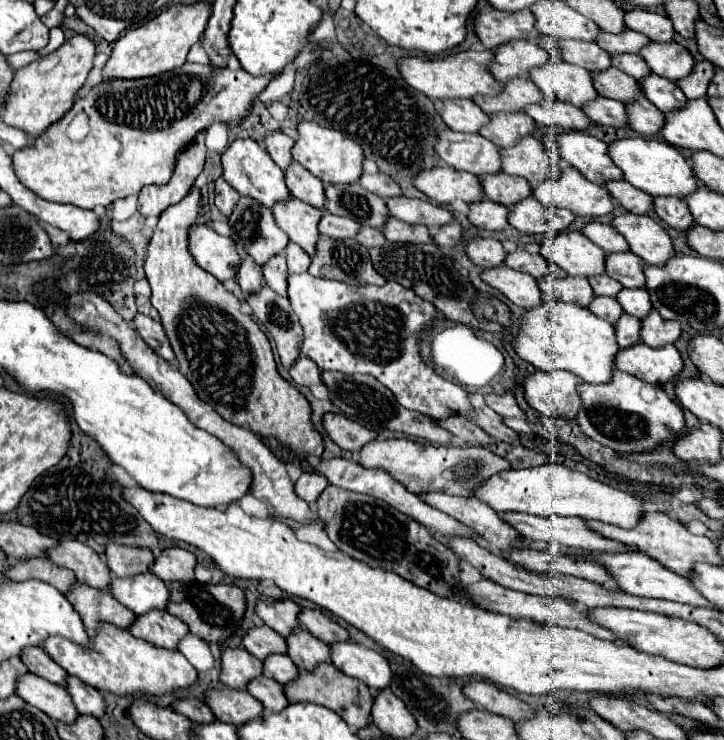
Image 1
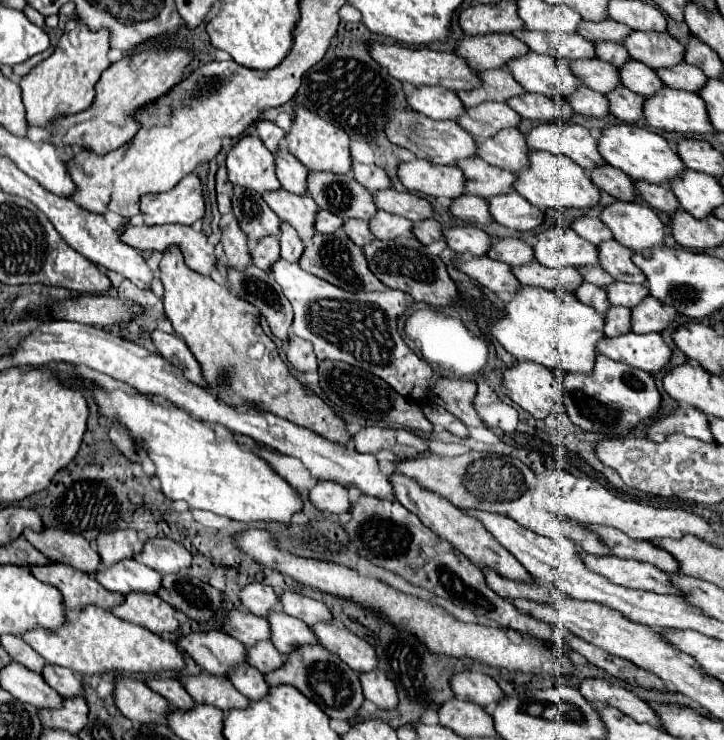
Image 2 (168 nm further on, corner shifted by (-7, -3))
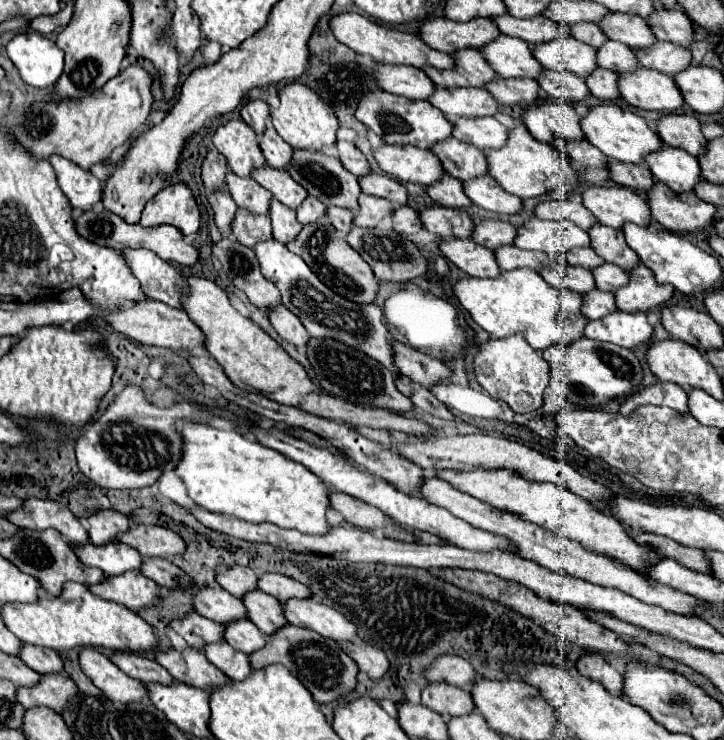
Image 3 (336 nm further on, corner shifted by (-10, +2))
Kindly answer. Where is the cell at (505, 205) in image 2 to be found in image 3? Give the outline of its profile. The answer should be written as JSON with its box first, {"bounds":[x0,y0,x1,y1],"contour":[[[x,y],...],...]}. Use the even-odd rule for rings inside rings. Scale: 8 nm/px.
{"bounds":[464,176,522,214],"contour":[[[482,176],[472,182],[464,182],[464,192],[476,206],[488,212],[498,212],[498,214],[522,212],[522,200],[500,188],[500,184],[492,176]]]}

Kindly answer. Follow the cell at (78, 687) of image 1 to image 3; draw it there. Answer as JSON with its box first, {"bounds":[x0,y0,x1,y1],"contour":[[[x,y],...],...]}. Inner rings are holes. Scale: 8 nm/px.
{"bounds":[18,644,64,674],"contour":[[[24,644],[18,656],[38,674],[60,674],[64,670],[64,662],[60,660],[60,656],[56,652],[48,652],[48,648],[36,648]]]}

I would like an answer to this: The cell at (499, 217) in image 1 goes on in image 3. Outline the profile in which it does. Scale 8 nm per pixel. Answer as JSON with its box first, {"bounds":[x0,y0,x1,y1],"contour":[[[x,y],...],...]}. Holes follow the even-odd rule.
{"bounds":[428,174,472,208],"contour":[[[448,174],[440,182],[428,188],[428,196],[436,204],[448,206],[448,208],[470,208],[472,206],[472,200],[468,200],[468,196],[464,194],[464,184]]]}

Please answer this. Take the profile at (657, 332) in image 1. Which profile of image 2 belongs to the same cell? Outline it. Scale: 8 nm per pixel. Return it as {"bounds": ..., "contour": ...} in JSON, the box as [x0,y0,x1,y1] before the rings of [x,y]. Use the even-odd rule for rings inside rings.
{"bounds":[631,295,677,333],"contour":[[[647,295],[641,305],[635,305],[631,309],[631,331],[635,333],[661,333],[671,319],[675,319],[677,311],[671,305],[665,305],[663,301],[657,301],[655,297]]]}

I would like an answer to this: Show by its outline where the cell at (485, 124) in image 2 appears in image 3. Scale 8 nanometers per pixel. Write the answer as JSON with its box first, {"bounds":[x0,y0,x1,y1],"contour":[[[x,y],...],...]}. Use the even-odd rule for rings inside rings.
{"bounds":[428,88,500,120],"contour":[[[436,88],[436,96],[432,96],[432,100],[428,100],[428,102],[432,102],[448,118],[454,118],[454,120],[458,120],[458,118],[494,116],[498,112],[498,108],[500,108],[496,98],[488,90],[484,90],[484,88],[480,88],[480,90],[478,88],[470,88],[470,90],[468,88],[458,88],[458,90],[454,90],[454,88]]]}

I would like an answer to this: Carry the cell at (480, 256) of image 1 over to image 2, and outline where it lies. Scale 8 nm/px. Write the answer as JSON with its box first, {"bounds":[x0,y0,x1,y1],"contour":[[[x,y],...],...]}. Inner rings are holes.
{"bounds":[443,225,491,257],"contour":[[[453,225],[449,229],[443,229],[443,237],[449,249],[465,257],[487,255],[489,245],[491,245],[489,235],[475,225],[461,225],[461,227]]]}

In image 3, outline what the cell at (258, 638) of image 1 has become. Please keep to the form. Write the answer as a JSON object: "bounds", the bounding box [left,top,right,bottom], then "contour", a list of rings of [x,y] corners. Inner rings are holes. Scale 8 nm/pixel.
{"bounds":[194,588,248,624],"contour":[[[200,588],[194,596],[194,608],[204,618],[210,618],[220,624],[230,624],[234,620],[246,620],[248,610],[244,602],[236,596],[232,596],[226,590],[212,590],[212,588]]]}

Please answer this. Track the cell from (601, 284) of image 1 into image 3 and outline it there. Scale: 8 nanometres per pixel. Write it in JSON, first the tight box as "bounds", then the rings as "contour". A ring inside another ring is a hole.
{"bounds":[564,248,604,270],"contour":[[[576,248],[574,252],[566,252],[564,260],[570,266],[582,266],[582,268],[588,268],[588,270],[594,270],[594,268],[604,264],[604,260],[592,248]]]}

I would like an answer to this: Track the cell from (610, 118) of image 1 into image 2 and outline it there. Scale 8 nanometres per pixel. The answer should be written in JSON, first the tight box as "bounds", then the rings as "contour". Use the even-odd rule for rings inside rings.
{"bounds":[565,85,609,117],"contour":[[[579,85],[569,97],[565,97],[565,103],[575,113],[581,113],[581,115],[587,115],[587,117],[605,117],[609,113],[607,97],[585,87],[585,85]]]}

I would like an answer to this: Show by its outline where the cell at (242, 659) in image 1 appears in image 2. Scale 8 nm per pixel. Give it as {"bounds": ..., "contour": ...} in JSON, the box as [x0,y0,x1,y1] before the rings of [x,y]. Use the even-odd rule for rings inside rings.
{"bounds":[177,631,245,675],"contour":[[[191,631],[177,645],[207,673],[227,675],[233,665],[245,663],[245,645],[223,631]]]}

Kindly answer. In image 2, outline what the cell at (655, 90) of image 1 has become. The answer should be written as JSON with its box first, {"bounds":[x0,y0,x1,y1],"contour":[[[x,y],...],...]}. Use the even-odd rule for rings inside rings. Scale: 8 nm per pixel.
{"bounds":[617,59,663,97],"contour":[[[629,59],[625,65],[617,67],[621,83],[631,89],[633,93],[639,93],[643,97],[651,97],[653,93],[657,93],[663,83],[661,79],[655,75],[653,69],[649,69],[647,65],[643,65],[641,61],[633,61]]]}

